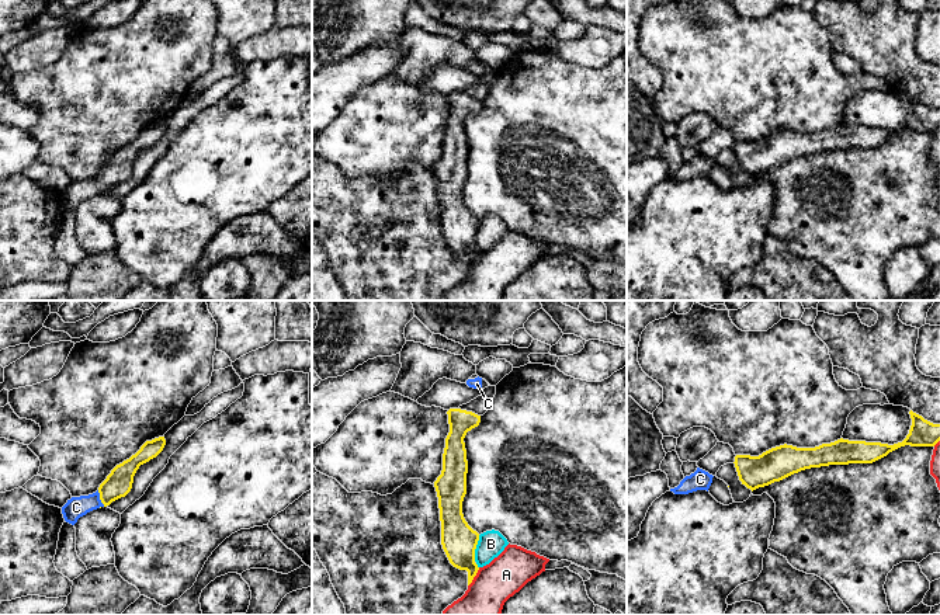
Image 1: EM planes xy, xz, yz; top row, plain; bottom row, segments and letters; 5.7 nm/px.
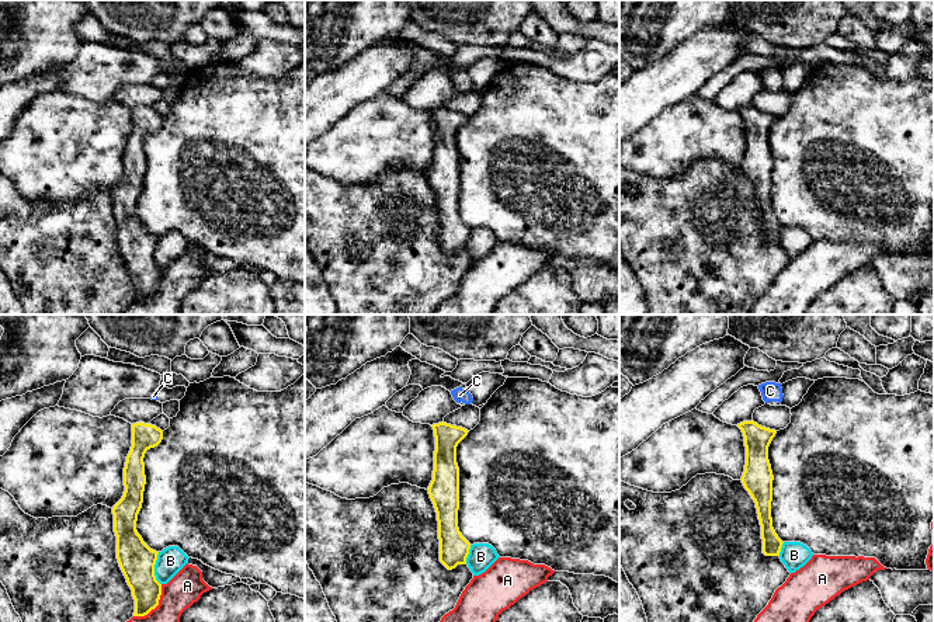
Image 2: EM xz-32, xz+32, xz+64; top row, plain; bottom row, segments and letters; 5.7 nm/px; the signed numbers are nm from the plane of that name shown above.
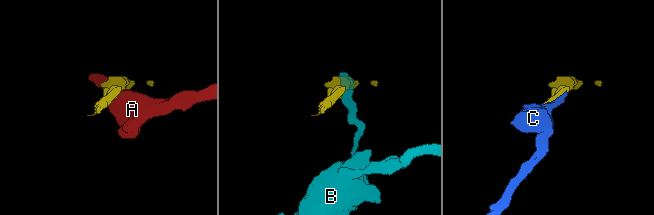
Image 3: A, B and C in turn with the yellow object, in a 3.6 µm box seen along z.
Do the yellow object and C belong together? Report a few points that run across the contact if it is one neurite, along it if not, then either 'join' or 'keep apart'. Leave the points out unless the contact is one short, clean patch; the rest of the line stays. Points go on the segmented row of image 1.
line xy (118, 483), (100, 499), (76, 507); join

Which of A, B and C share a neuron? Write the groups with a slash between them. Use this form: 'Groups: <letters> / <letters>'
Groups: A / B / C

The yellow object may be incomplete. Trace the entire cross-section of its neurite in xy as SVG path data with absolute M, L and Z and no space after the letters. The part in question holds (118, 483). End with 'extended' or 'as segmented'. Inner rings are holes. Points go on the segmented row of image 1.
M164 437L146 441L135 455L111 470L96 493L67 500L62 507L65 521L74 525L87 512L125 497L132 489L133 476L139 466L156 458L164 445Z; extended

